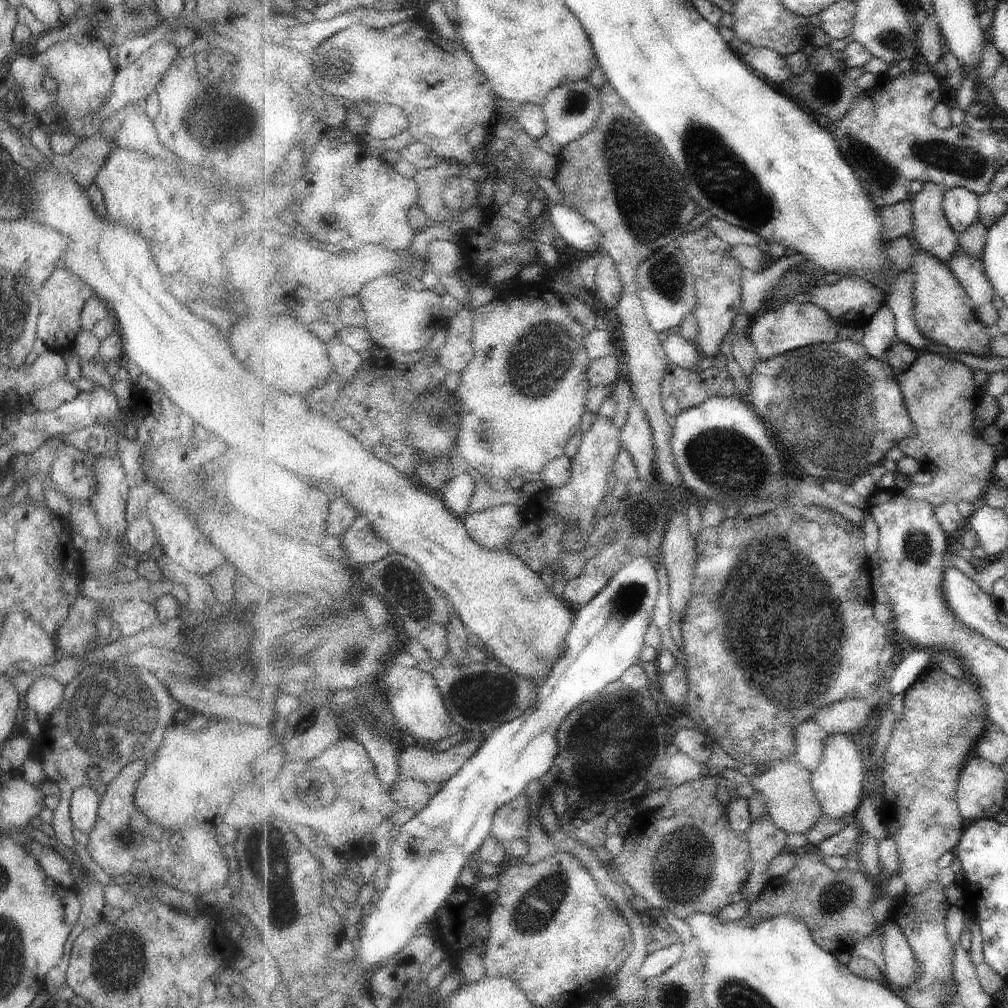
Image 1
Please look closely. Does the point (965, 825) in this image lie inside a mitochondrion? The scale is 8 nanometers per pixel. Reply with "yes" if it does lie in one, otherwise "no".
no

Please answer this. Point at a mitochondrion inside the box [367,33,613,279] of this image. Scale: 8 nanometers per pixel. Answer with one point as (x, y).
(574, 103)

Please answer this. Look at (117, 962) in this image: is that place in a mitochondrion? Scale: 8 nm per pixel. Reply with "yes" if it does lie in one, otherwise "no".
yes

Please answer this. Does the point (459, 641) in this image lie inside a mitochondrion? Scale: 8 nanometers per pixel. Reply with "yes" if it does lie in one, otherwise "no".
no

